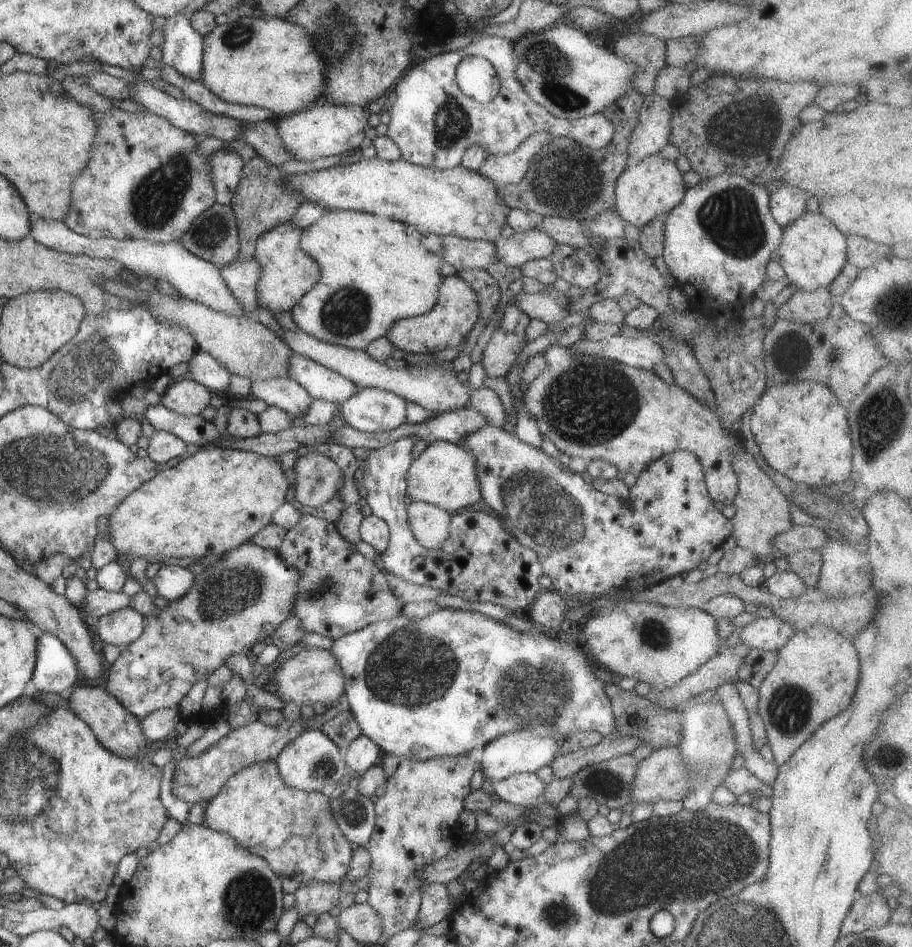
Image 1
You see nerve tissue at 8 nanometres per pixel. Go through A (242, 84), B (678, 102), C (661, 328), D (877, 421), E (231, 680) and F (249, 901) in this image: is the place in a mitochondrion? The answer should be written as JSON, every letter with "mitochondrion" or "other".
{"A":"other","B":"other","C":"other","D":"mitochondrion","E":"other","F":"mitochondrion"}

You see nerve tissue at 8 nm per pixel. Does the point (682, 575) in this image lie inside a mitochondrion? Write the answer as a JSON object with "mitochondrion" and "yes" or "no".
{"mitochondrion":"no"}

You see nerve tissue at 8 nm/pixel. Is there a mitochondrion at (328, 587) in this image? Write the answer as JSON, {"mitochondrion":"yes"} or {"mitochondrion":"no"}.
{"mitochondrion":"yes"}

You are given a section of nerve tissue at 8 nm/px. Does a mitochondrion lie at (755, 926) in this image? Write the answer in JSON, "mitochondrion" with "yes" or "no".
{"mitochondrion":"yes"}

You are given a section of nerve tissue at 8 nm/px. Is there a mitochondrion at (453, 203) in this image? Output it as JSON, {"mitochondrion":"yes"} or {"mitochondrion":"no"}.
{"mitochondrion":"no"}

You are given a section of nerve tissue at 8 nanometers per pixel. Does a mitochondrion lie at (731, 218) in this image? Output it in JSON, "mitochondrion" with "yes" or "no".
{"mitochondrion":"yes"}

